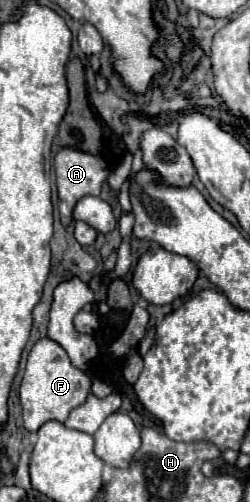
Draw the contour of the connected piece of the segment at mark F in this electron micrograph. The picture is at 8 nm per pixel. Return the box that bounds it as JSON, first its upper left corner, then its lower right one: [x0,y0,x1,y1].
[20,338,92,432]

